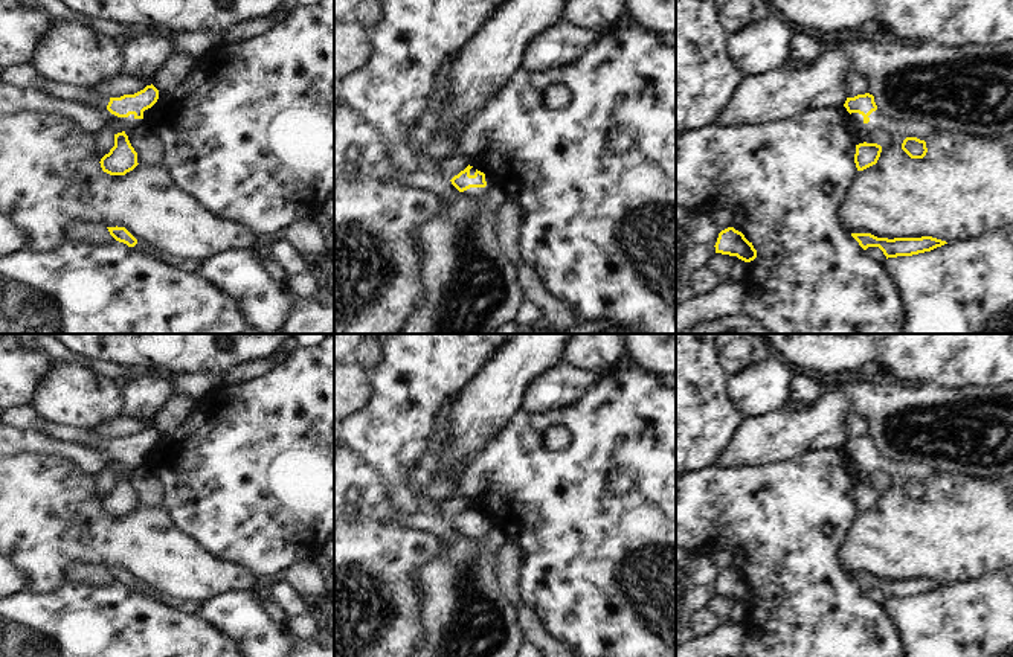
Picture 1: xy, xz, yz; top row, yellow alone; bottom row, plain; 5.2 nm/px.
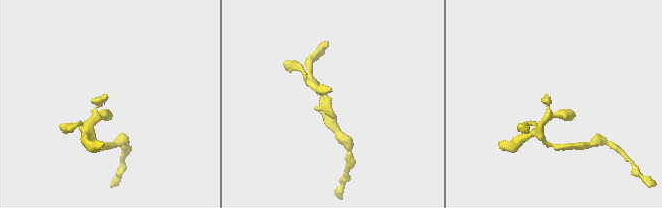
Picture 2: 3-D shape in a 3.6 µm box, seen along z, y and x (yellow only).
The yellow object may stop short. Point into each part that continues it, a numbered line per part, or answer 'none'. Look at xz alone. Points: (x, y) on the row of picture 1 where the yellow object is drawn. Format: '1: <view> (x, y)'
1: xz (473, 192)

